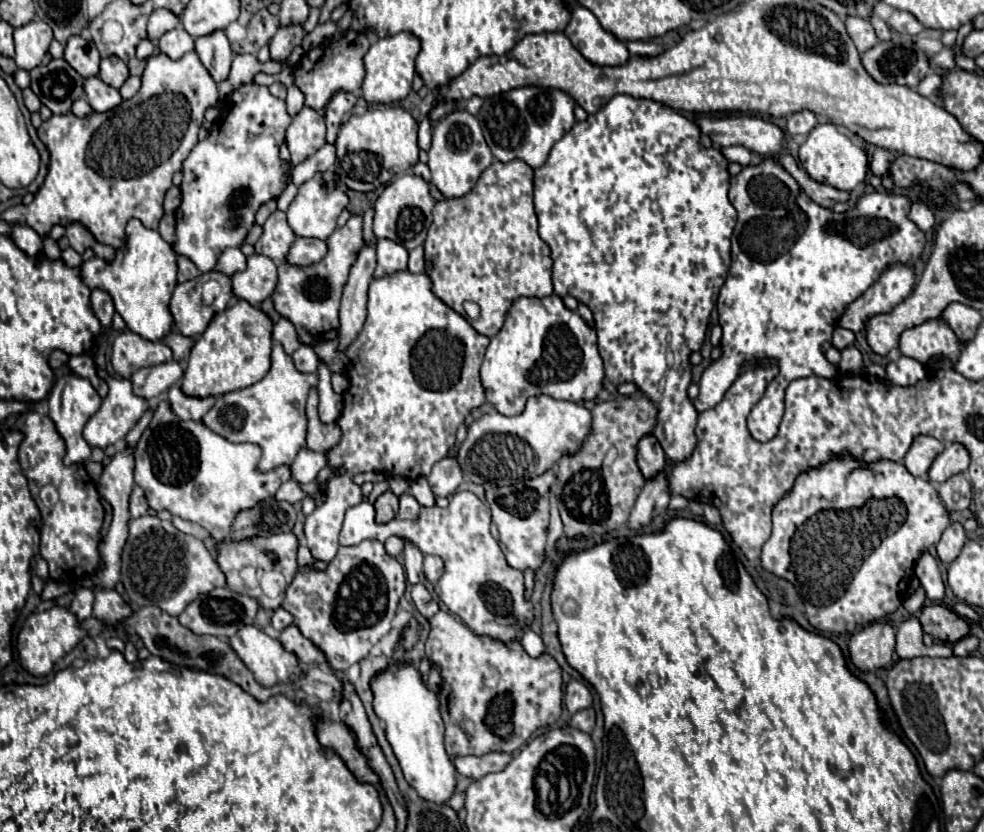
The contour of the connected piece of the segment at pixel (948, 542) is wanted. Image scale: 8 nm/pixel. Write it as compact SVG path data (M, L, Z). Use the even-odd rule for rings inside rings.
M951 522L945 528L941 540L937 542L937 554L939 554L941 562L945 562L945 564L953 562L959 556L963 544L965 544L965 530L963 530L963 526L959 522Z

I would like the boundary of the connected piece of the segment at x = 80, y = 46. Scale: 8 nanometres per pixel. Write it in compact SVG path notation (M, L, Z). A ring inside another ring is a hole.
M71 36L69 42L65 44L65 56L63 58L83 78L99 76L99 52L91 40L85 40L81 36Z

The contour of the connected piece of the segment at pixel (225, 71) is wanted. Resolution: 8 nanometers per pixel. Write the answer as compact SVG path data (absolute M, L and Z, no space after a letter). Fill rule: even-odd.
M219 30L209 36L195 40L195 52L199 54L199 60L209 70L211 78L219 84L229 76L231 62L233 62L233 50L229 46L227 36Z

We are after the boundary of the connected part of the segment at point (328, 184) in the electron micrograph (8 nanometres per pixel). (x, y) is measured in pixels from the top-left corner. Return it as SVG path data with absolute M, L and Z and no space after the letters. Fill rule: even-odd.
M333 170L317 172L309 182L299 186L299 194L297 194L297 198L291 202L291 206L287 210L289 226L293 228L293 232L297 236L327 240L331 236L331 232L337 228L337 218L345 210L347 204L349 204L349 198L345 194L345 188L341 186L337 174Z

